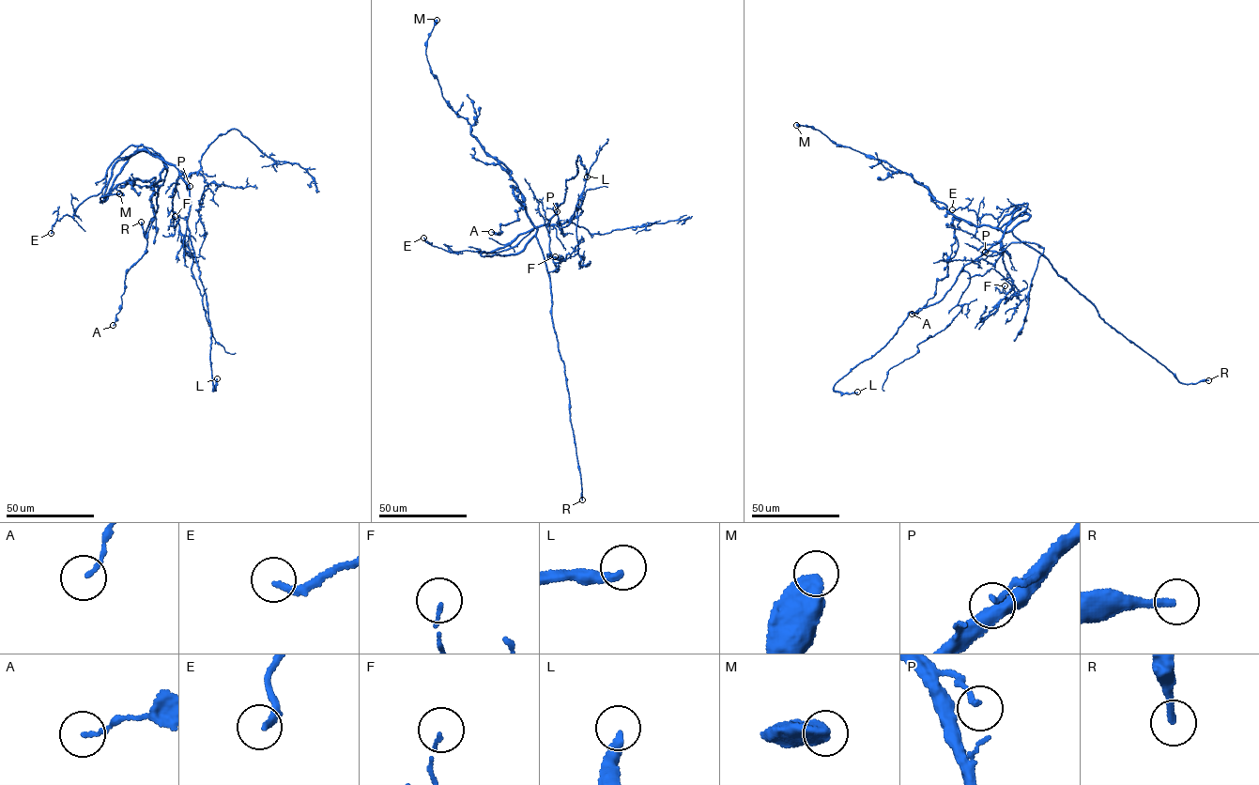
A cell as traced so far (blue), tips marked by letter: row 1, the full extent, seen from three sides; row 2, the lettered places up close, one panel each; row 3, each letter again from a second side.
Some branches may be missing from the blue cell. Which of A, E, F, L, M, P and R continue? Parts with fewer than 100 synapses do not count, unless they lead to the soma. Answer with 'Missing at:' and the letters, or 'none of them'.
Missing at: L

